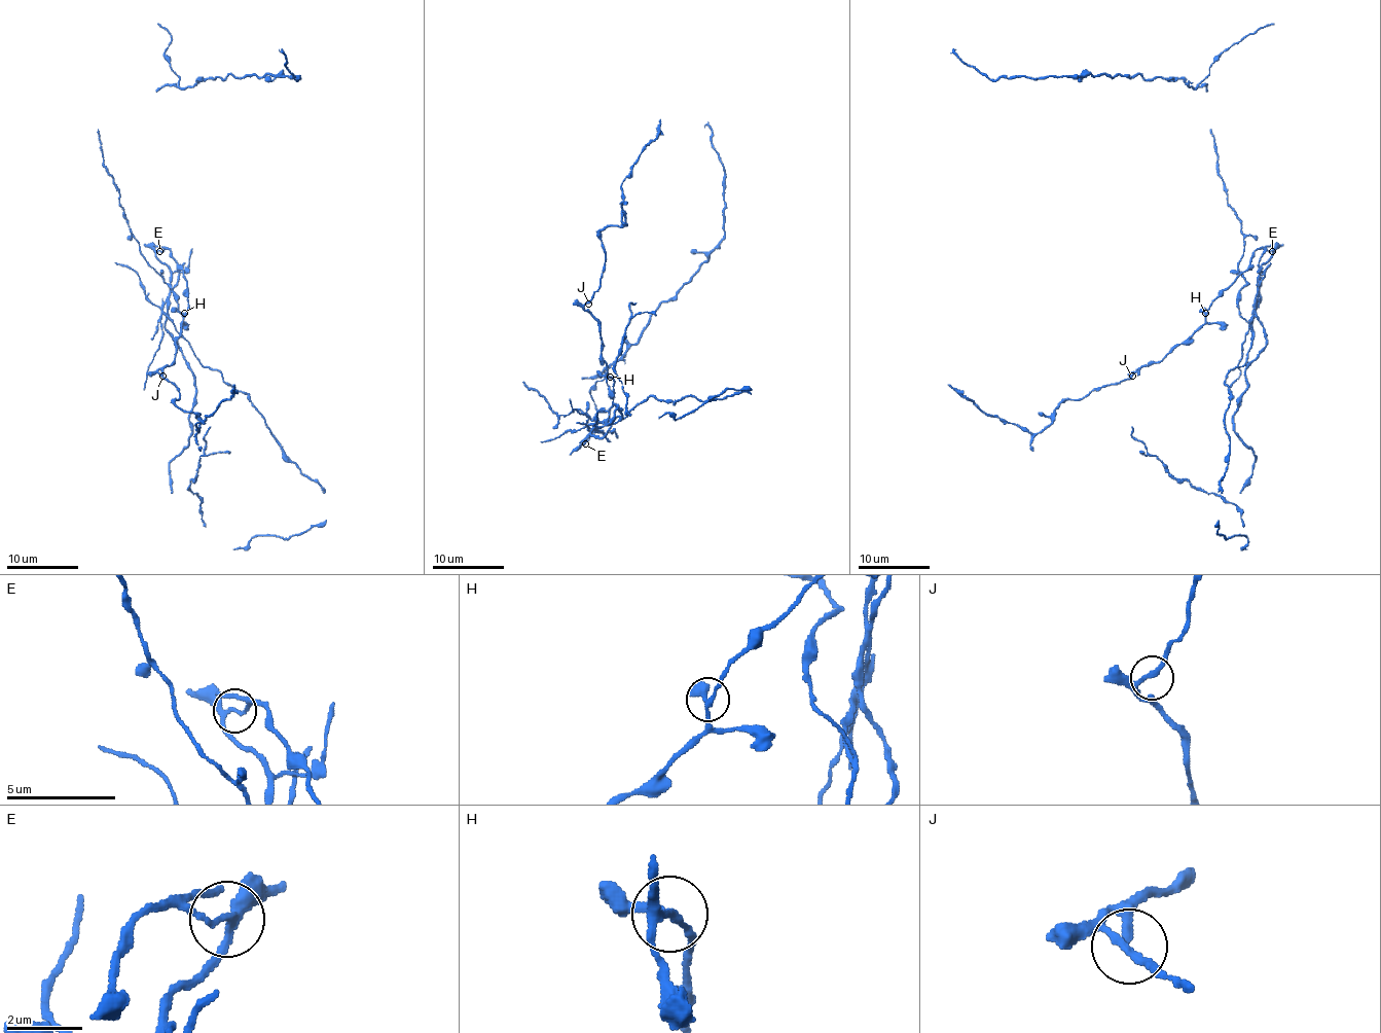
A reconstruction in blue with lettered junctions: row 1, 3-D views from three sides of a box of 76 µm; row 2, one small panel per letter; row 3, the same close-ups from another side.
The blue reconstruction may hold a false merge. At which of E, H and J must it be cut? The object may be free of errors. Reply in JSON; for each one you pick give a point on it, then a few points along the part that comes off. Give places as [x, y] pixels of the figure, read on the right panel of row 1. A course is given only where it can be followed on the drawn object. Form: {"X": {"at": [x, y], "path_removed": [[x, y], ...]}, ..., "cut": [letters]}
{"E": {"at": [1272, 251]}, "cut": ["E"]}

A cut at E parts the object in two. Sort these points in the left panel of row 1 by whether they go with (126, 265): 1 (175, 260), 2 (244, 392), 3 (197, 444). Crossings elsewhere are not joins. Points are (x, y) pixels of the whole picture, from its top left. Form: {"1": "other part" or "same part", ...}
{"1": "other part", "2": "same part", "3": "other part"}

